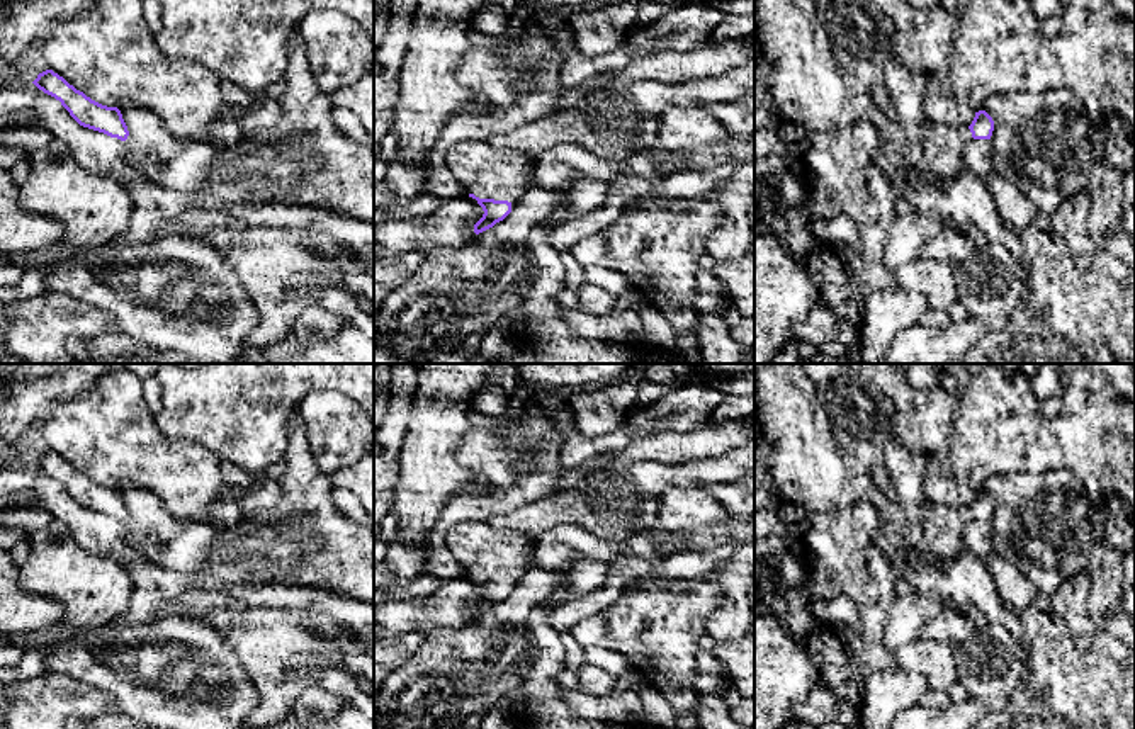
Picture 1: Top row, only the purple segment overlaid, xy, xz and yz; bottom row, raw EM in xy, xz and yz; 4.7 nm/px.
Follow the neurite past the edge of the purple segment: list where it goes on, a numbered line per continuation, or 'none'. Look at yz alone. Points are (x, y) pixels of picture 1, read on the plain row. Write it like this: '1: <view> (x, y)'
1: yz (942, 525)

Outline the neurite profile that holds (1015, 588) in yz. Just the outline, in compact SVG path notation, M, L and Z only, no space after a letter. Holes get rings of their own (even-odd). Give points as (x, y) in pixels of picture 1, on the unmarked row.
M970 520L963 528L965 549L991 571L999 596L1013 610L1021 612L1038 593L1033 583L1011 562L996 554L991 542L991 520Z

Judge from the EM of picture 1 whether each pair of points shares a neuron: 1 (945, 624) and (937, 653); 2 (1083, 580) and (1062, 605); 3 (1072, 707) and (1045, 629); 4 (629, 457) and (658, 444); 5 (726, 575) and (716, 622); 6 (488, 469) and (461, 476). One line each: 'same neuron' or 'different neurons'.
1: different neurons
2: same neuron
3: same neuron
4: same neuron
5: same neuron
6: different neurons

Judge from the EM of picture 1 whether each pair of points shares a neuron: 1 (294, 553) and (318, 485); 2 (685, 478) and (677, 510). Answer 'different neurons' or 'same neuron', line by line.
1: same neuron
2: different neurons

